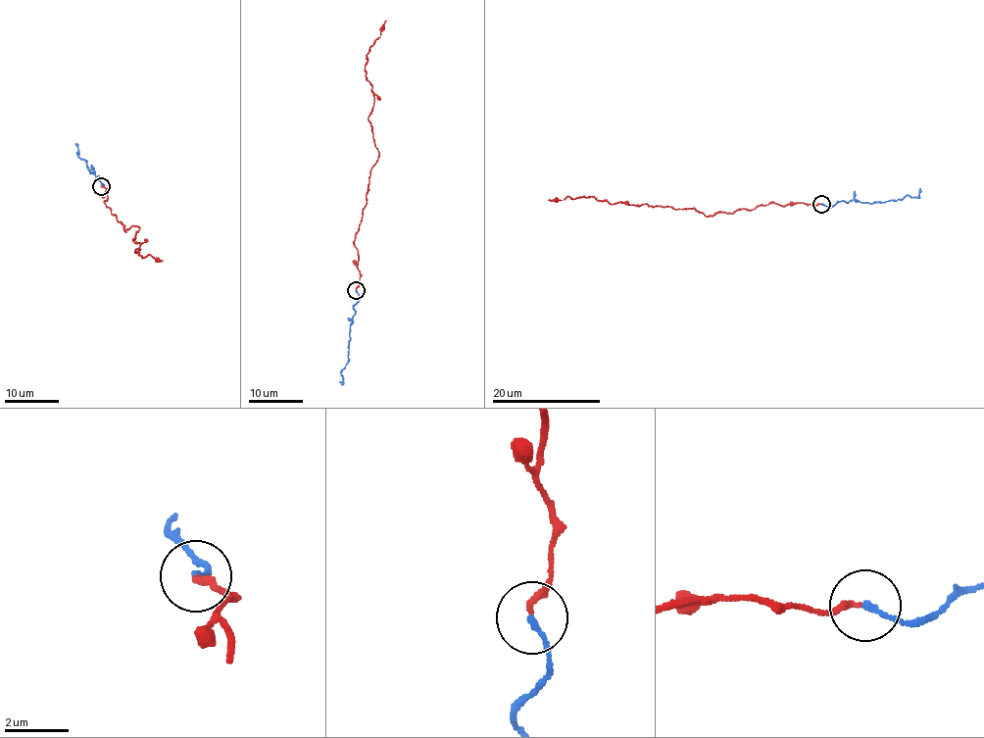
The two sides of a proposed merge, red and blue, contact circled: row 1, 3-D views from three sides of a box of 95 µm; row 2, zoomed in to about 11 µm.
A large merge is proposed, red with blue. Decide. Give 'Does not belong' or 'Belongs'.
Belongs

